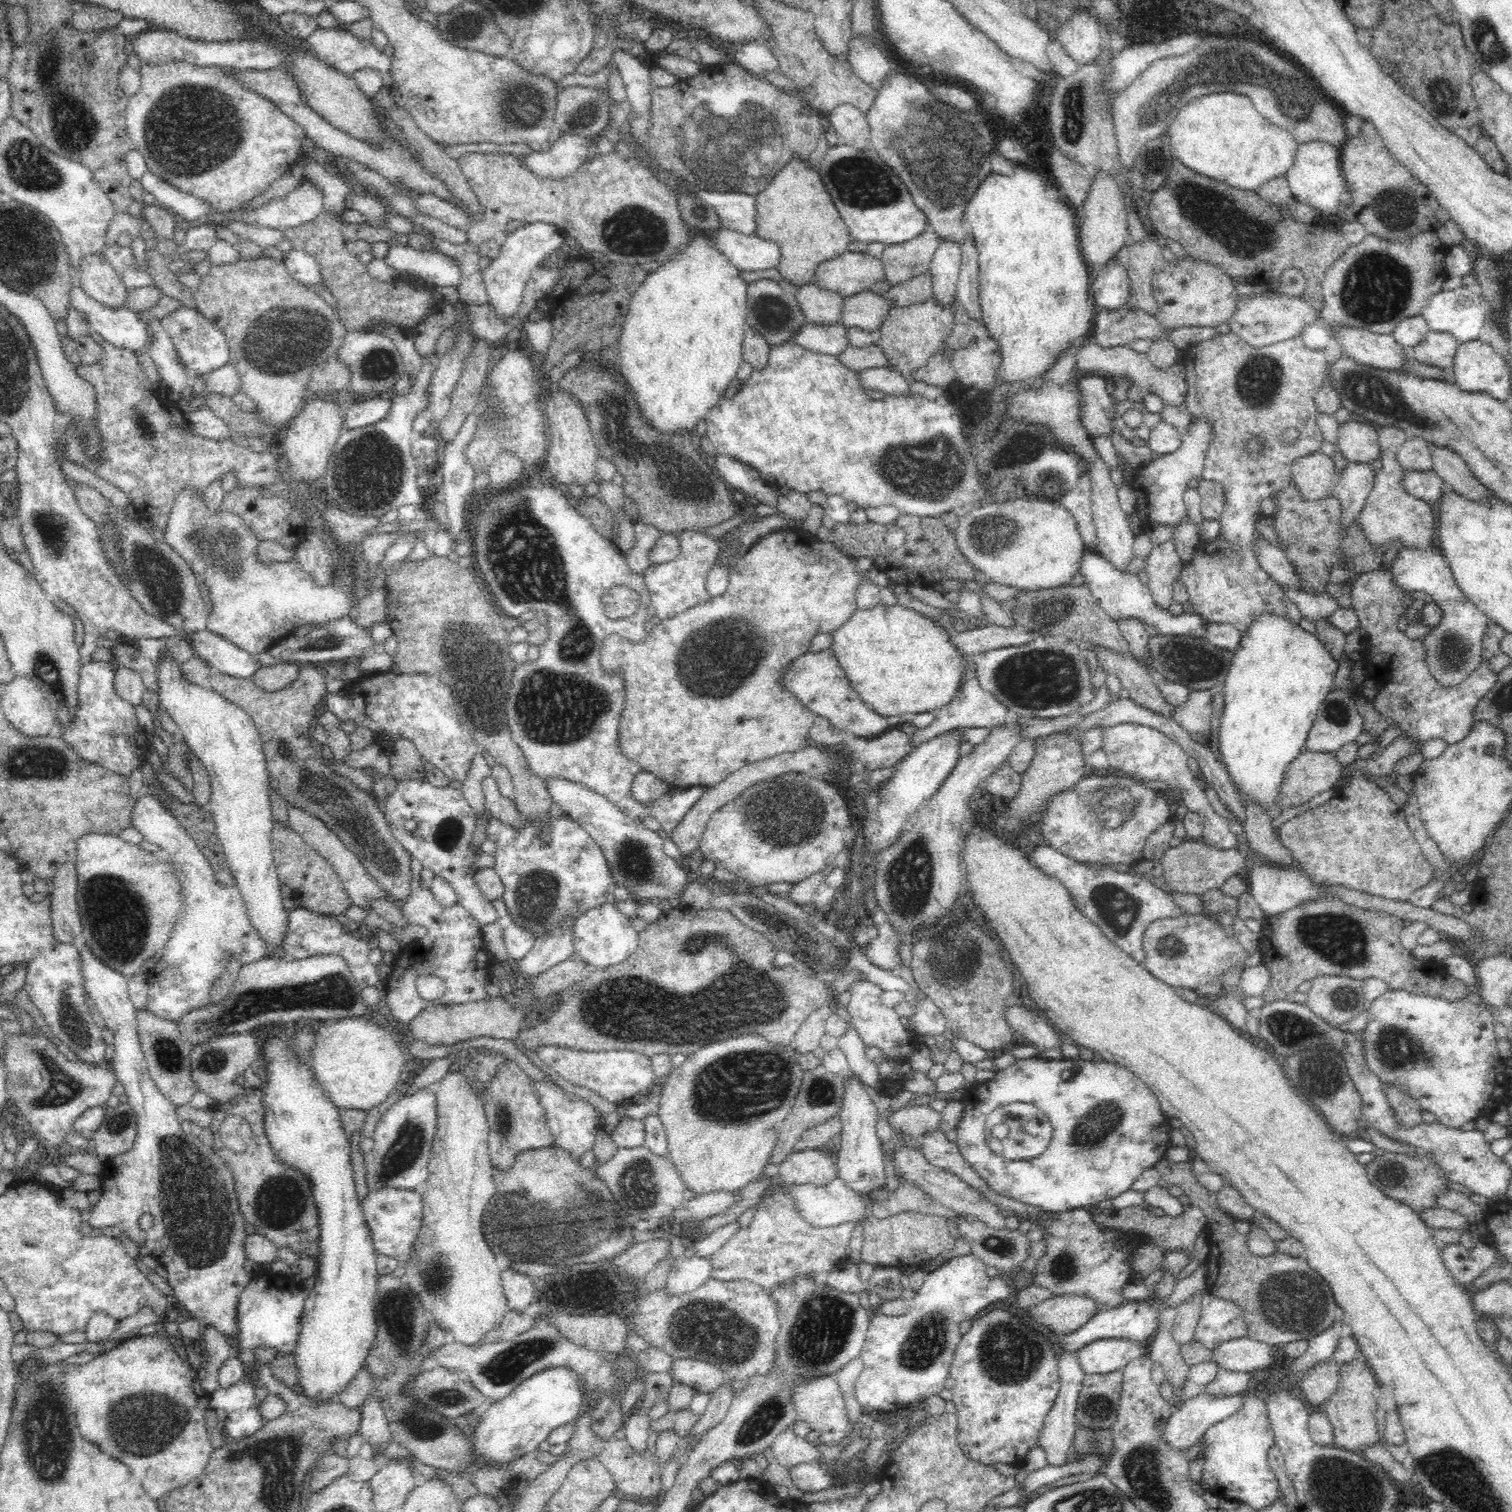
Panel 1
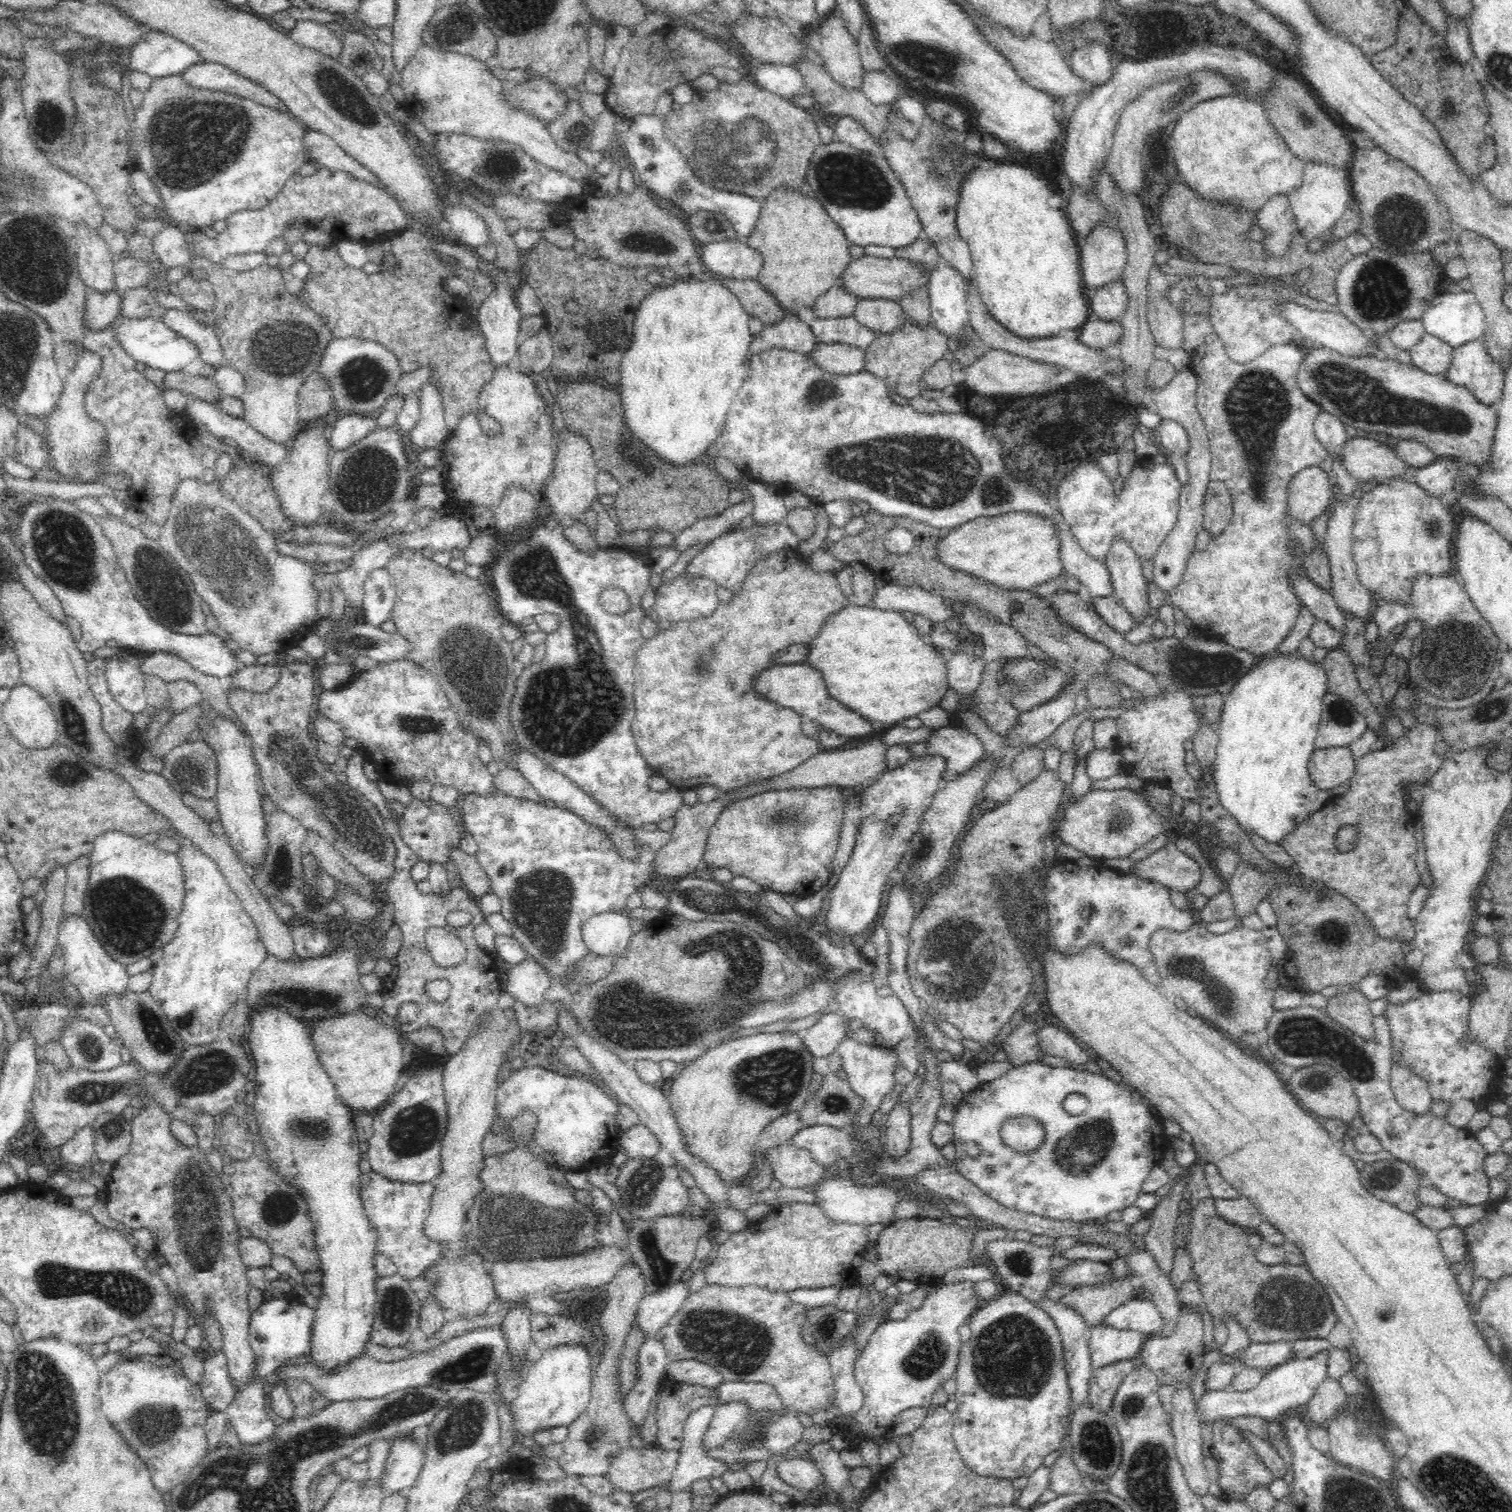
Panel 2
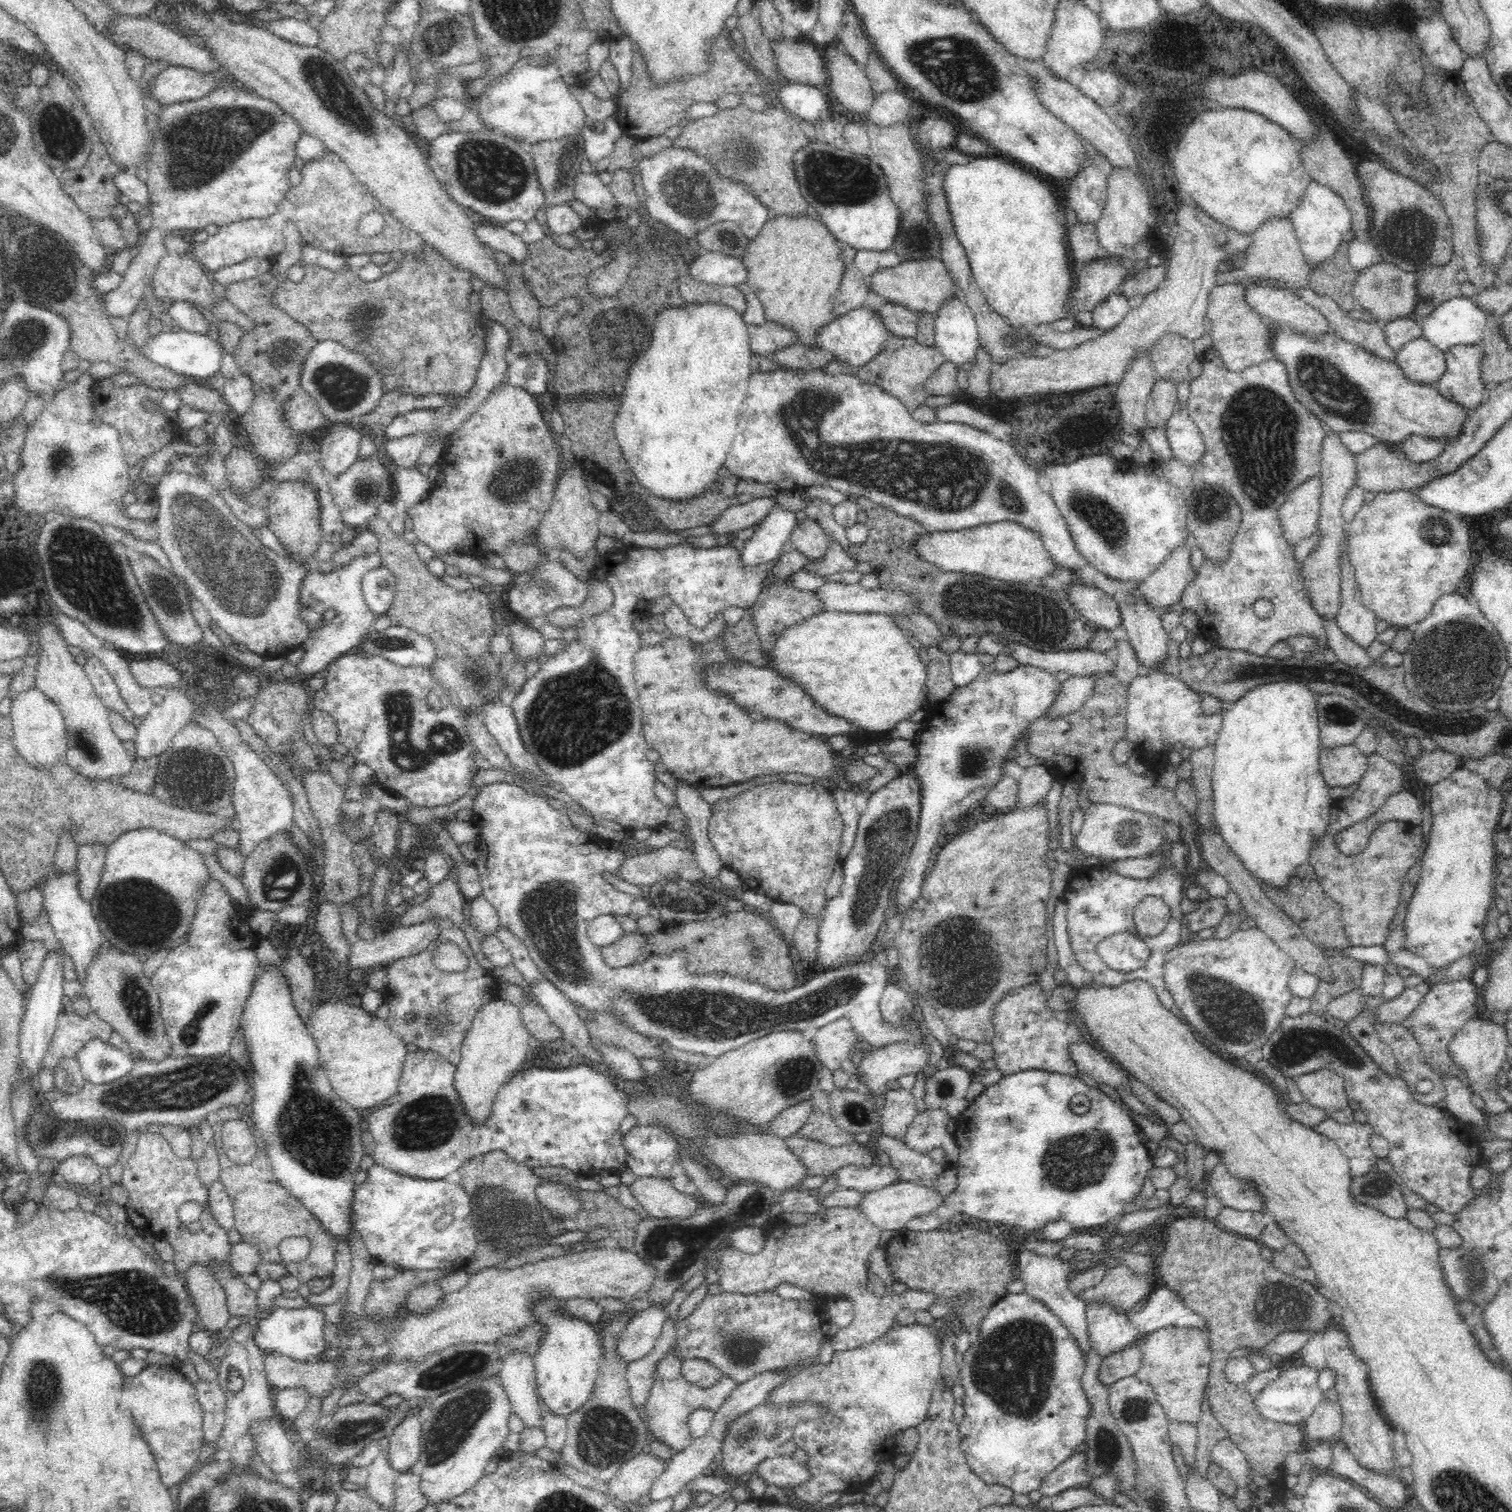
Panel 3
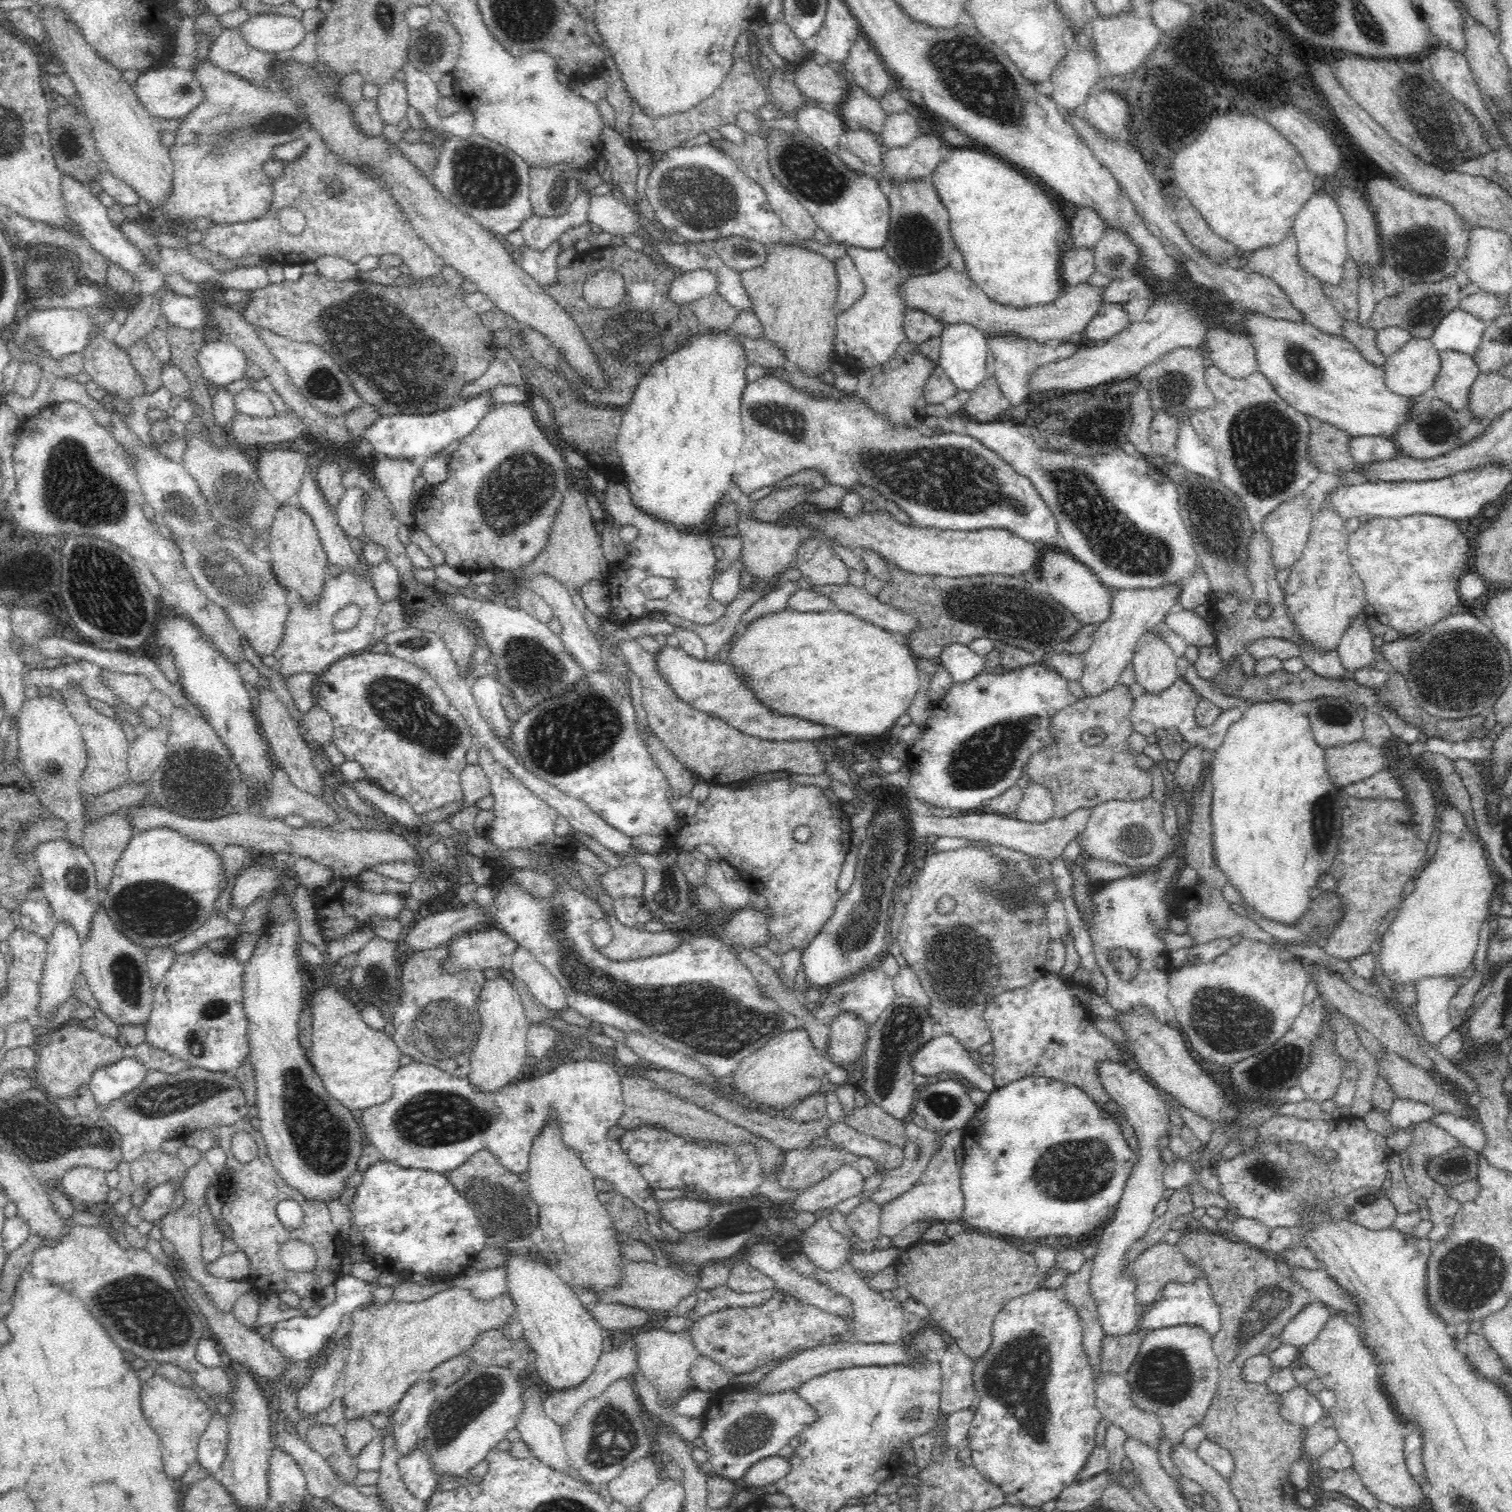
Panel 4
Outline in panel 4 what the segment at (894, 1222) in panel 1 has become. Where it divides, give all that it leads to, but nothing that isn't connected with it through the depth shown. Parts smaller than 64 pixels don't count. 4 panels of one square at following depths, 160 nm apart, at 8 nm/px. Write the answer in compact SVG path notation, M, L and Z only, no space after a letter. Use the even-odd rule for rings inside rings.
M964 1230L956 1234L948 1244L935 1244L922 1240L908 1251L904 1251L905 1254L895 1265L898 1285L906 1288L910 1298L928 1308L929 1316L936 1322L938 1329L942 1330L953 1343L958 1344L960 1351L974 1362L982 1358L992 1345L994 1316L1010 1300L1040 1289L1046 1278L1040 1273L1030 1247L1018 1250L1016 1246L1008 1244L1003 1239L981 1230L975 1232Z

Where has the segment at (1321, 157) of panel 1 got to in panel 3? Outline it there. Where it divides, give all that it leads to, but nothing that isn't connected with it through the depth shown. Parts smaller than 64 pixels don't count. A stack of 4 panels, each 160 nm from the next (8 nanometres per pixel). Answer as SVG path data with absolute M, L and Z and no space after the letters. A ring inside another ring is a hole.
M1313 180L1308 184L1302 202L1288 217L1293 222L1305 262L1312 270L1333 258L1343 242L1343 236L1351 228L1351 212L1347 209L1343 198L1327 186Z

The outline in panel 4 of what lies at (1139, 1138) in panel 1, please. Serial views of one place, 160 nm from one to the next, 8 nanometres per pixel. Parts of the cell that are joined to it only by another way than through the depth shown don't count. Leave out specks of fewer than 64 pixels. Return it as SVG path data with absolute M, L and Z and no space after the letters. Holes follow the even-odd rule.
M1026 1076L996 1088L989 1093L987 1101L979 1107L970 1122L964 1128L962 1150L964 1156L960 1164L962 1177L962 1191L965 1196L965 1208L961 1221L967 1226L977 1227L977 1230L987 1232L993 1236L1011 1236L1014 1238L1031 1238L1032 1241L1065 1240L1070 1237L1079 1237L1109 1222L1122 1198L1124 1187L1130 1178L1132 1169L1137 1163L1137 1152L1128 1147L1128 1142L1122 1135L1118 1120L1109 1116L1083 1090L1077 1086L1052 1080L1042 1076Z

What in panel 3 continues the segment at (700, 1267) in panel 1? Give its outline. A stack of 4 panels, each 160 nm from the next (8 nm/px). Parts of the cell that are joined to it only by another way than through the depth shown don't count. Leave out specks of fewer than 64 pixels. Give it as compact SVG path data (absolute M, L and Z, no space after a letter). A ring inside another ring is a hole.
M652 1304L643 1311L636 1311L618 1338L616 1355L621 1361L628 1365L646 1357L654 1349L667 1316L666 1305L665 1309L660 1309L660 1305Z

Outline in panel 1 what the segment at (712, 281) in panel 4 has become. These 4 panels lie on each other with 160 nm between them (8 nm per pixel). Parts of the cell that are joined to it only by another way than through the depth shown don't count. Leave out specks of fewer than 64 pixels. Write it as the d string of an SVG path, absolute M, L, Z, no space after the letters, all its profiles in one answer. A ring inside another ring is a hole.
M722 228L714 236L716 249L740 271L766 271L780 264L782 253L774 242Z

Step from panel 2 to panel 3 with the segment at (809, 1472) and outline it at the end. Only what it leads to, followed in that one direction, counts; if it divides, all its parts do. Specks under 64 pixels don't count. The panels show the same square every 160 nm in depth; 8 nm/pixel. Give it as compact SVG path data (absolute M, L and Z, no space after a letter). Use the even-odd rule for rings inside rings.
M776 1455L763 1460L757 1464L755 1472L767 1486L773 1485L787 1490L808 1482L810 1478L805 1463L787 1455Z

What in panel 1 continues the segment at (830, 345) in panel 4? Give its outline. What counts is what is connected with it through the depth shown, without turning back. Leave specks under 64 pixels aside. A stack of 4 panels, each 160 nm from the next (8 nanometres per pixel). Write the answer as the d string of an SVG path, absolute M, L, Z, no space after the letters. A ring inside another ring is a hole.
M796 152L790 158L790 164L782 167L782 170L772 178L762 192L756 194L757 227L755 236L766 241L774 242L780 247L780 264L775 270L782 275L784 283L793 286L812 284L815 280L817 268L822 262L838 258L848 251L851 235L846 223L840 216L836 205L832 202L825 184L819 175L819 167L808 169L805 160Z

